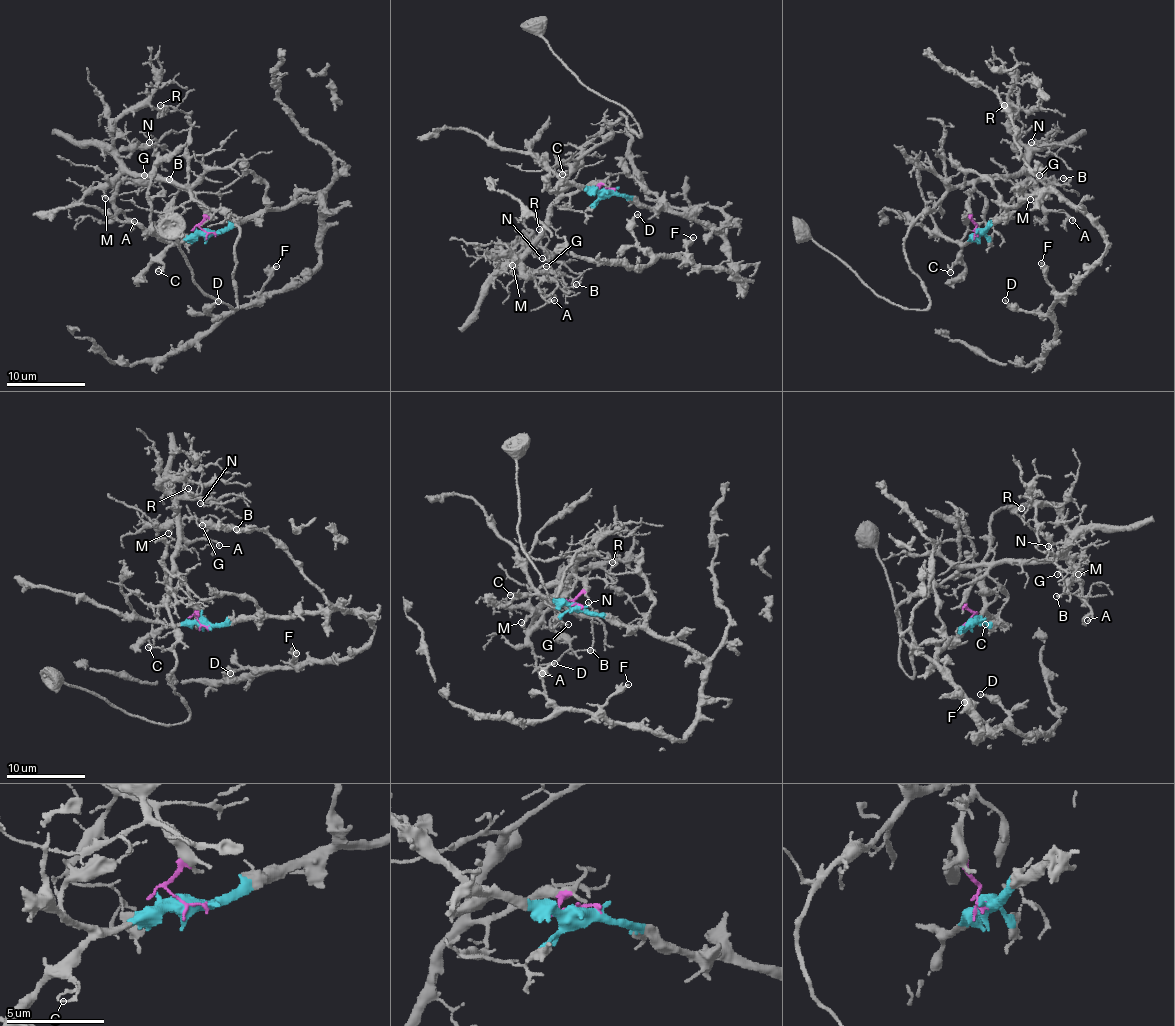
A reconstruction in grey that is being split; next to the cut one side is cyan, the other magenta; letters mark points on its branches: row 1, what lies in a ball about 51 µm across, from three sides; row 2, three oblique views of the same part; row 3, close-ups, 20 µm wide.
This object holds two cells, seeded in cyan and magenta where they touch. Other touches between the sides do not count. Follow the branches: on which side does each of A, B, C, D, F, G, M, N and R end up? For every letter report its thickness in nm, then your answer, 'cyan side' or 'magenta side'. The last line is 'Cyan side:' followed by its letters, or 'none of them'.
A: calibre 160 nm; magenta side
B: calibre 160 nm; magenta side
C: calibre 110 nm; cyan side
D: calibre 160 nm; cyan side
F: calibre 320 nm; cyan side
G: calibre 130 nm; magenta side
M: calibre 120 nm; magenta side
N: calibre 140 nm; magenta side
R: calibre 160 nm; magenta side
Cyan side: C, D, F

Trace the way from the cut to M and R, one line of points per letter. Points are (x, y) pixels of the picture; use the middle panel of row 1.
M: (610, 189), (584, 186), (565, 194), (552, 206), (544, 235), (511, 264), (513, 268), (512, 264)
R: (610, 189), (565, 194), (536, 243), (514, 261), (500, 248), (526, 240), (544, 246), (549, 240), (539, 229)

